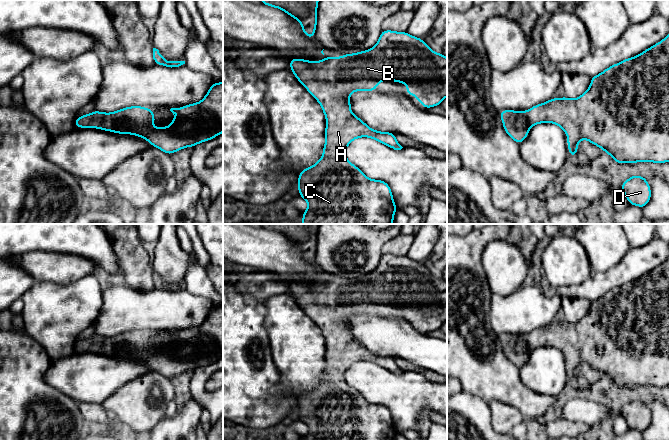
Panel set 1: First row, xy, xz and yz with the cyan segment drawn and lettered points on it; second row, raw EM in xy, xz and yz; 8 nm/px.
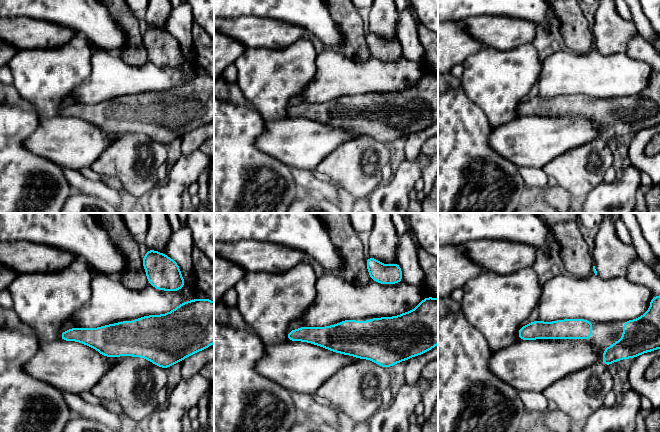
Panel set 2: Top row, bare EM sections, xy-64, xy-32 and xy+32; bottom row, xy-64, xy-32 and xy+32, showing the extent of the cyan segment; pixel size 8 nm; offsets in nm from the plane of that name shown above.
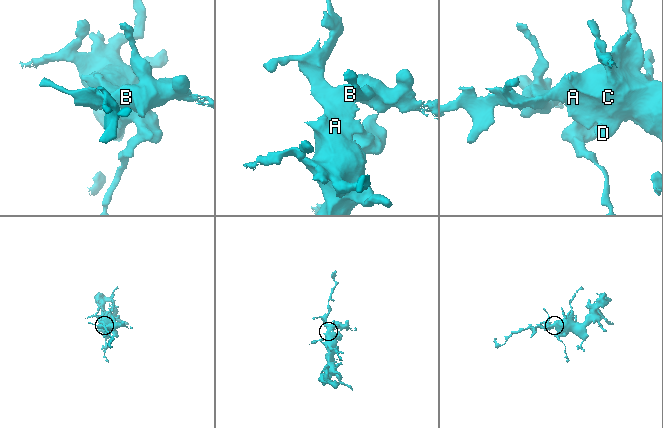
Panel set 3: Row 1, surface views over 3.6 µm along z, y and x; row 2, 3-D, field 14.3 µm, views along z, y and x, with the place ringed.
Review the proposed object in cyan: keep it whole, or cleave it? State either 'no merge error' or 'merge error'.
no merge error

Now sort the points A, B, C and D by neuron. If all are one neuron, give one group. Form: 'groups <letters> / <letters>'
groups A B C D

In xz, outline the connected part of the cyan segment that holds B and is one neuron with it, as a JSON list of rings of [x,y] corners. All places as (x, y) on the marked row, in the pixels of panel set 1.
[[[382,30],[376,45],[366,51],[344,54],[342,57],[326,57],[323,61],[307,61],[305,59],[289,60],[291,72],[303,84],[308,92],[322,106],[326,118],[325,145],[320,160],[311,167],[303,169],[298,175],[299,196],[308,202],[308,209],[303,213],[301,224],[393,224],[397,210],[391,189],[385,181],[372,180],[355,165],[350,163],[345,155],[346,147],[356,138],[369,137],[394,150],[403,147],[392,132],[379,132],[371,129],[360,118],[353,114],[350,105],[350,94],[353,91],[378,91],[376,86],[383,81],[406,83],[406,95],[415,95],[422,102],[423,108],[440,105],[447,96],[447,58],[432,51],[421,39],[407,32]]]

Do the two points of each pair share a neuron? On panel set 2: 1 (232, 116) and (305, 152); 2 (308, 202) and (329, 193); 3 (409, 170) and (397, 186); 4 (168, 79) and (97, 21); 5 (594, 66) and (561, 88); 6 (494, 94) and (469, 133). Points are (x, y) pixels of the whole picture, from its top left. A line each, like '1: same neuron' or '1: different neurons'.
1: different neurons
2: different neurons
3: same neuron
4: different neurons
5: same neuron
6: different neurons

